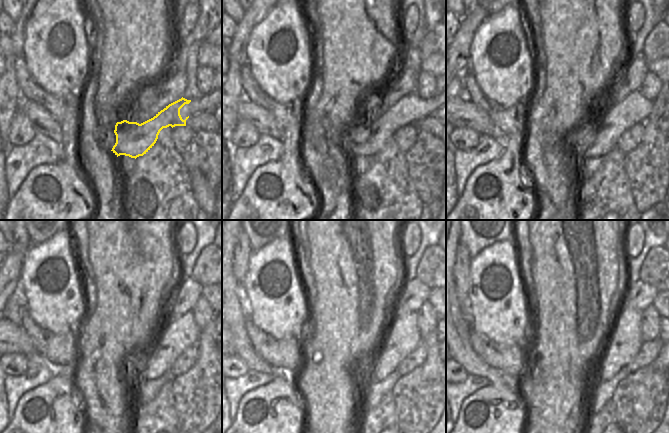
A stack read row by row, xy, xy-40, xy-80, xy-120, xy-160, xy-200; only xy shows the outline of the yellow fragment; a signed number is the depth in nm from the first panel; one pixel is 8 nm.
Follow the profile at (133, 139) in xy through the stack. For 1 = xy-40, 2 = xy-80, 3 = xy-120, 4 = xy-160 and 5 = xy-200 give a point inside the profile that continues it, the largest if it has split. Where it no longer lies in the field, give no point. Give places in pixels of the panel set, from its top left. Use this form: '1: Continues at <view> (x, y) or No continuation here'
1: Continues at xy-40 (383, 127)
2: Continues at xy-80 (608, 127)
3: Continues at xy-120 (167, 346)
4: Continues at xy-160 (393, 348)
5: Continues at xy-200 (619, 351)

